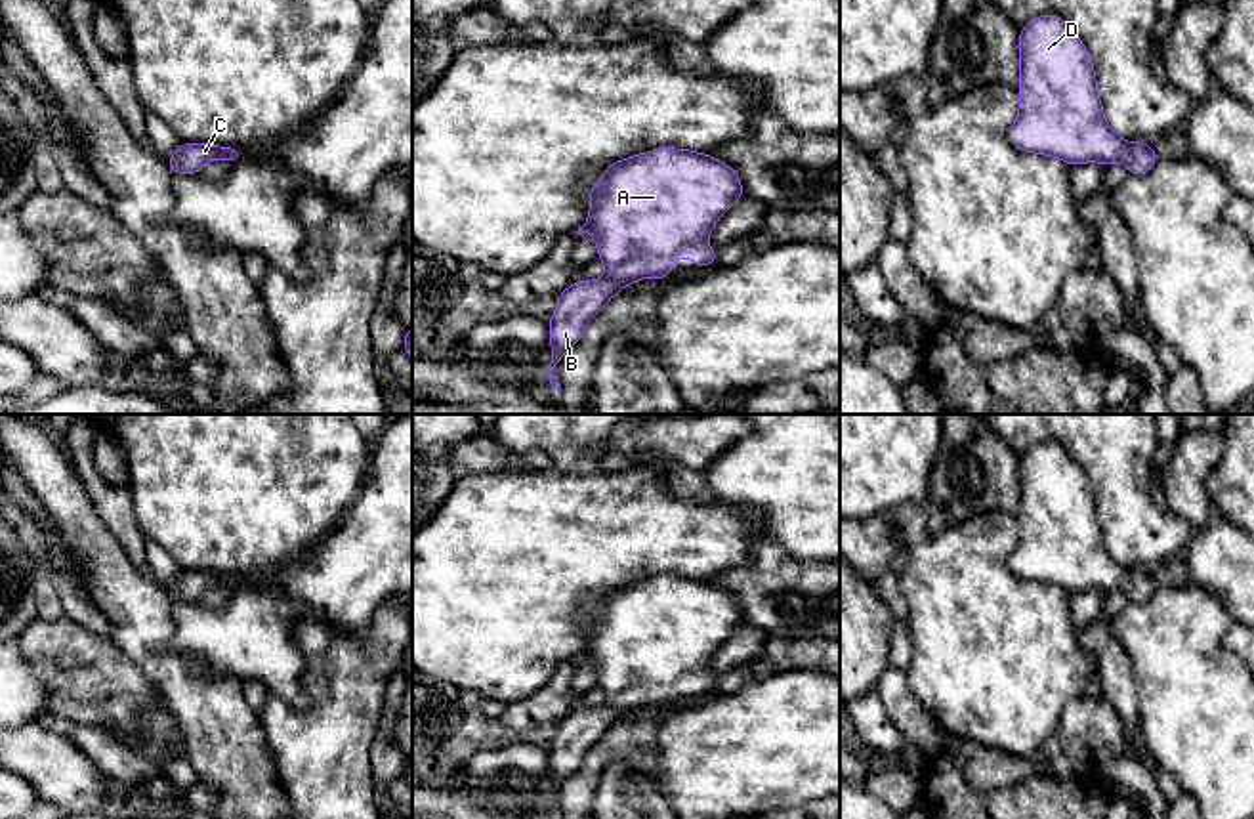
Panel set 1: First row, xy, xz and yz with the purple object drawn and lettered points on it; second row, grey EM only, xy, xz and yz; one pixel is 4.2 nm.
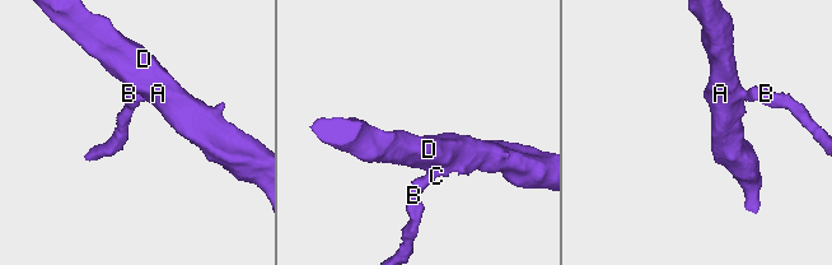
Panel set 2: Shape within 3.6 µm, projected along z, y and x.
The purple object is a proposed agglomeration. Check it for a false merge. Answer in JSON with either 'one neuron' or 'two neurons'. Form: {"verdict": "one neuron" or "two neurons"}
{"verdict": "one neuron"}

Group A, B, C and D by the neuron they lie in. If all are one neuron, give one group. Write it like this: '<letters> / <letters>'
A B C D

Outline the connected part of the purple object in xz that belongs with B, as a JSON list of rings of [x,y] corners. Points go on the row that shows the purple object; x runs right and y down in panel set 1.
[[[657,147],[609,164],[588,195],[590,218],[576,231],[596,239],[607,273],[557,294],[548,323],[548,372],[624,286],[639,279],[668,279],[681,256],[689,256],[693,265],[712,267],[718,252],[702,242],[742,197],[737,172],[706,153]]]

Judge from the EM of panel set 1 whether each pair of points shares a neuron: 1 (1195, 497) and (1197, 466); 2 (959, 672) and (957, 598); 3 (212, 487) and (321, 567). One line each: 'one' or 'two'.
1: one
2: one
3: two

